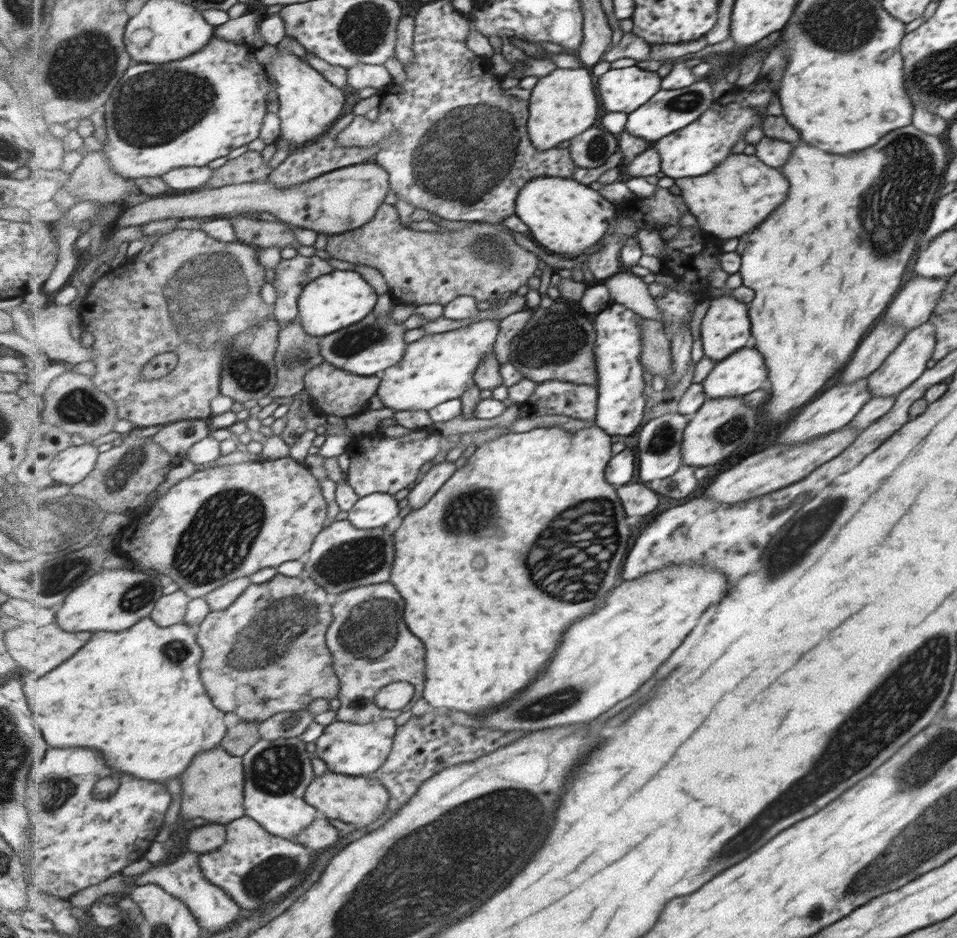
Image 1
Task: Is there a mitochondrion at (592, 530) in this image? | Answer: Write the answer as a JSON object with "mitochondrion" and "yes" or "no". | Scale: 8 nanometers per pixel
{"mitochondrion":"yes"}

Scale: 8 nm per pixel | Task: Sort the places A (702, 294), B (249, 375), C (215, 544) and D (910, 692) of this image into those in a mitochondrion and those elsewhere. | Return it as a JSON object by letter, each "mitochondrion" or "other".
{"A":"other","B":"mitochondrion","C":"mitochondrion","D":"mitochondrion"}

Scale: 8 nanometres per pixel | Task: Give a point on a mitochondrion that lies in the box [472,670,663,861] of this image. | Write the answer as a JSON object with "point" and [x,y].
{"point":[554,704]}

